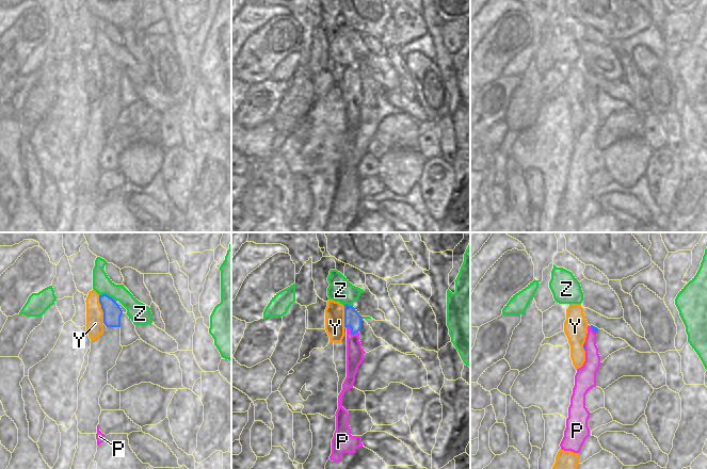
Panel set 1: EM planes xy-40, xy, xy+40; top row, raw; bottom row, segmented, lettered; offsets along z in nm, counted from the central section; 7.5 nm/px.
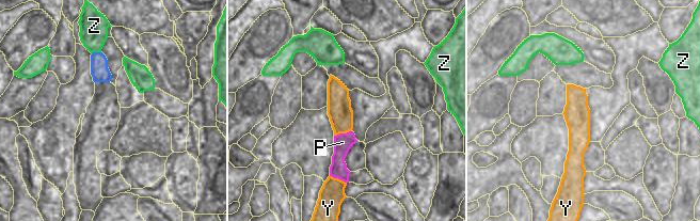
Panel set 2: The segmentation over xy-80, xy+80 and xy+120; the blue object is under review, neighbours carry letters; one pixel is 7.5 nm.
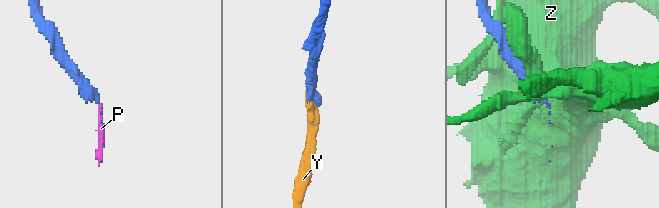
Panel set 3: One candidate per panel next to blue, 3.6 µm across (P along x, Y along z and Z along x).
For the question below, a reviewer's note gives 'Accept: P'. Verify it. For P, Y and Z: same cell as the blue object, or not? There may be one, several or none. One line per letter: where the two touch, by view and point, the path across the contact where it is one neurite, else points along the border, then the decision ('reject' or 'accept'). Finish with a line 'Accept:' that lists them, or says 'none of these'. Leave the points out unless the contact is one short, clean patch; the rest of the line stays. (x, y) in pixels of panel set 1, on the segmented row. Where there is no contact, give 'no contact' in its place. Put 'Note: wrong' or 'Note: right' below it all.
P: contact xy (351, 332); reject
Y: contact xy-40 (101, 308); accept
Z: contact xy-40 (108, 295); reject
Accept: Y
Note: wrong

